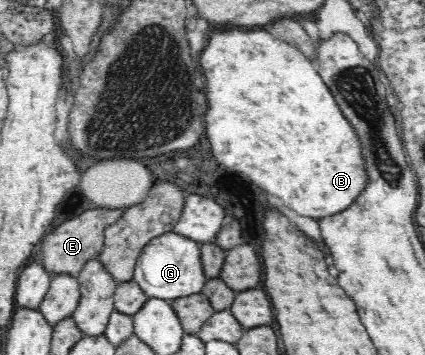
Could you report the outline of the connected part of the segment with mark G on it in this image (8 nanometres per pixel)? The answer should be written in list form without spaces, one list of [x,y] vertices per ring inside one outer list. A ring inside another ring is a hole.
[[[173,232],[156,237],[143,249],[135,266],[133,282],[149,299],[171,301],[200,293],[207,281],[201,263],[200,245]]]

